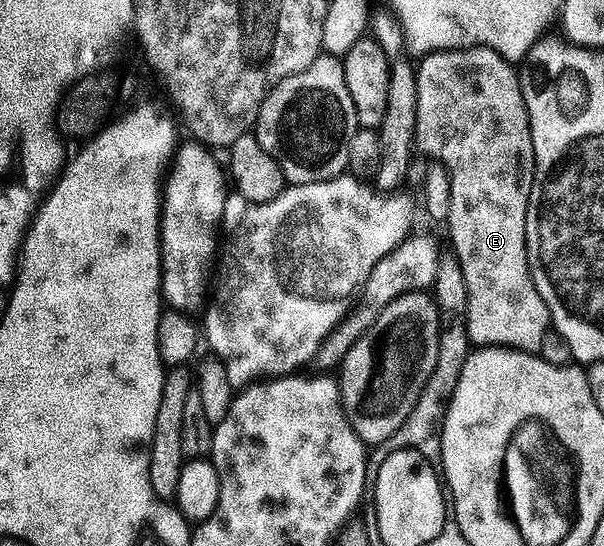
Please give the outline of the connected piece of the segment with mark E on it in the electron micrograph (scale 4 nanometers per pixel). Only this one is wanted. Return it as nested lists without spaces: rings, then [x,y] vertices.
[[[466,46],[463,50],[438,50],[434,54],[425,55],[417,63],[418,99],[416,100],[416,146],[426,154],[435,154],[435,159],[450,173],[450,207],[446,217],[445,229],[450,229],[450,242],[453,254],[460,260],[460,268],[464,272],[464,284],[468,292],[466,301],[466,334],[475,347],[480,346],[508,346],[512,350],[527,352],[541,351],[542,341],[546,338],[546,329],[551,329],[550,313],[540,300],[540,292],[536,292],[536,284],[532,284],[532,276],[526,259],[526,217],[528,216],[528,196],[532,192],[534,179],[534,149],[532,148],[532,132],[530,131],[530,117],[528,108],[522,95],[522,79],[519,71],[511,62],[504,60],[492,48],[487,46]]]

